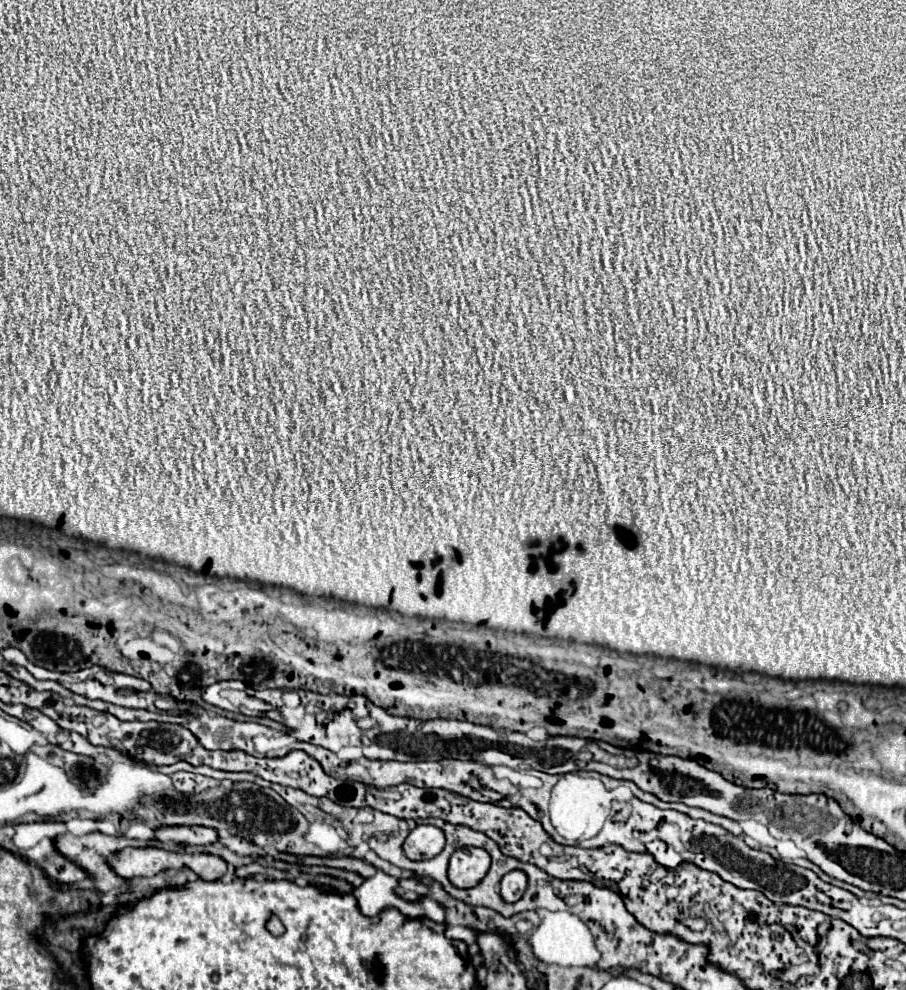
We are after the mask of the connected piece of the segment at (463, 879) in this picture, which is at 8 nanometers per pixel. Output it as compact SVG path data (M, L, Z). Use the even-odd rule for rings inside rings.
M459 848L449 860L449 880L457 888L471 888L489 870L491 856L483 848Z

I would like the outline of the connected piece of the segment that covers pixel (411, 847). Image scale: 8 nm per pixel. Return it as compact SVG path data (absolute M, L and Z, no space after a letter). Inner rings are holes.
M421 824L409 832L403 850L411 860L427 860L437 856L445 846L445 834L441 828Z

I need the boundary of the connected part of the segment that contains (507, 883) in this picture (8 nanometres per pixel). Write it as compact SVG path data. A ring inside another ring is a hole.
M511 870L501 880L501 896L505 902L517 902L527 888L527 876L523 870Z

